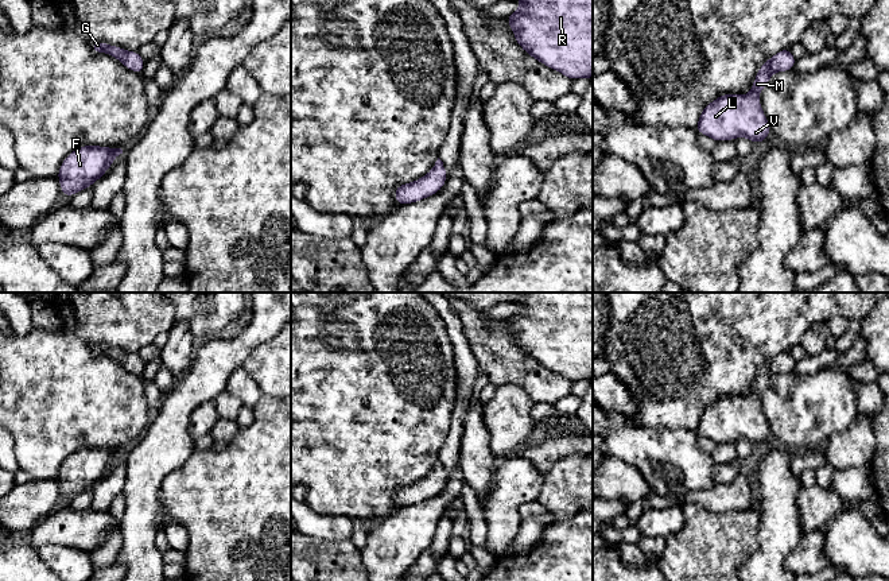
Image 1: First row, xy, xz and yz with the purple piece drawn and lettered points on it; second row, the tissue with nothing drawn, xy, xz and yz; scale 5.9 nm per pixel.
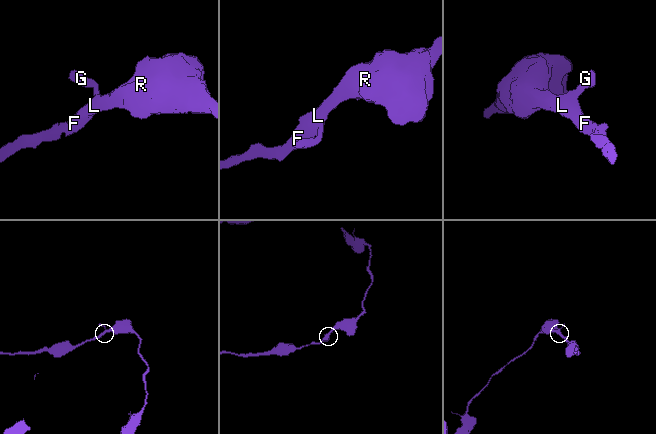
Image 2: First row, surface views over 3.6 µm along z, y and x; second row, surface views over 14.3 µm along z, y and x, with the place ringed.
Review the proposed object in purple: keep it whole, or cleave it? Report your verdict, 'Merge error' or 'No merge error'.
No merge error

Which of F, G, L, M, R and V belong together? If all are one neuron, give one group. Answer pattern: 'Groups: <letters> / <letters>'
Groups: F G L M R V

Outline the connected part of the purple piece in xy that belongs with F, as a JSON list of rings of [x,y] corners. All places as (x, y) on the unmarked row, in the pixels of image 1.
[[[82,448],[74,452],[61,465],[57,475],[63,497],[69,500],[90,489],[120,456],[123,456],[121,450],[101,448]]]

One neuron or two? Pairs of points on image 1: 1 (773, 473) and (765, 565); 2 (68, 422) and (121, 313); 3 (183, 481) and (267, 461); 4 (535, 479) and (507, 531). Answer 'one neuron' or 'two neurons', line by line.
1: one neuron
2: one neuron
3: one neuron
4: one neuron

